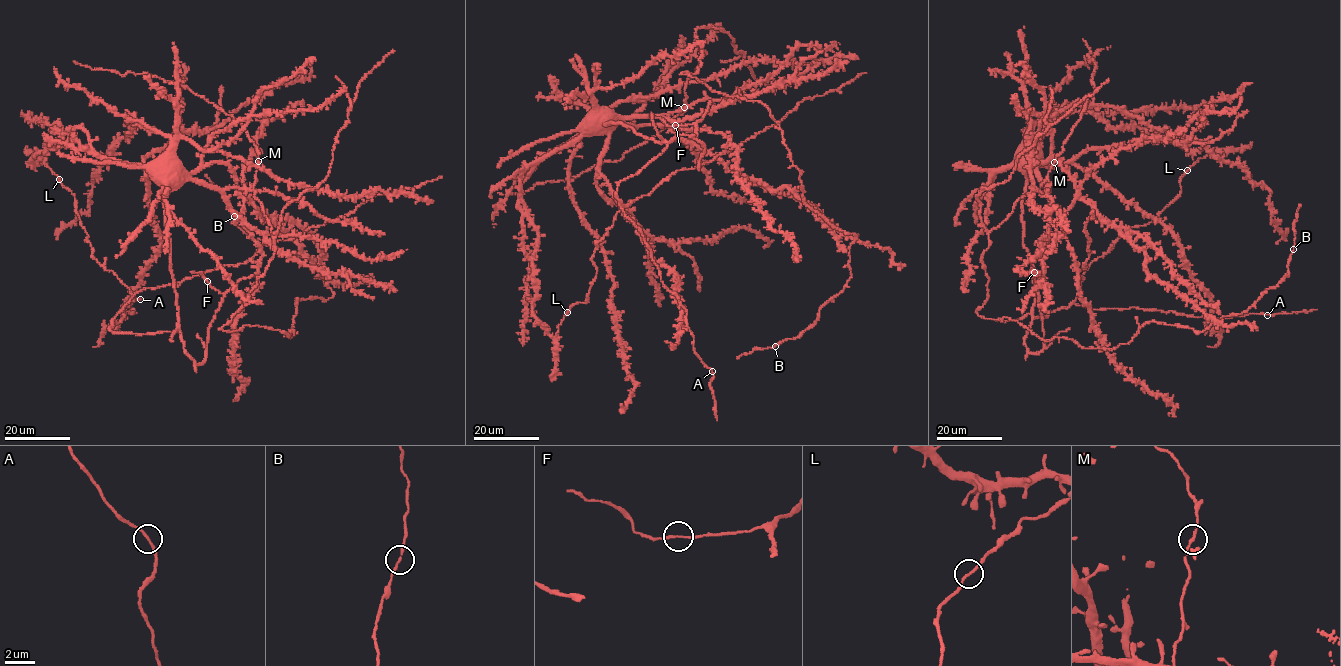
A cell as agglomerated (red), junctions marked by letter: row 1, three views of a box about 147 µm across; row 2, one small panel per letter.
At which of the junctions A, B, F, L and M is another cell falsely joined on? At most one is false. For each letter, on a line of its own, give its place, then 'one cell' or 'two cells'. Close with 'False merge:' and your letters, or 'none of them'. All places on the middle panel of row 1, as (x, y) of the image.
A: at (712, 371); one cell
B: at (775, 346); one cell
F: at (675, 125); one cell
L: at (567, 312); one cell
M: at (684, 107); one cell
False merge: none of them

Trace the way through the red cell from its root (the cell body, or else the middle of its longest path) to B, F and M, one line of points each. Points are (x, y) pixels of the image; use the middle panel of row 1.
B: (801, 200), (818, 211), (838, 245), (849, 255), (851, 278), (843, 290), (821, 307), (813, 325), (775, 346)
F: (801, 200), (739, 177), (666, 126), (607, 123), (663, 143), (689, 135), (704, 146), (694, 124), (675, 125)
M: (801, 200), (849, 255), (856, 237), (803, 201), (769, 109), (682, 73), (696, 74), (704, 50), (684, 107)

